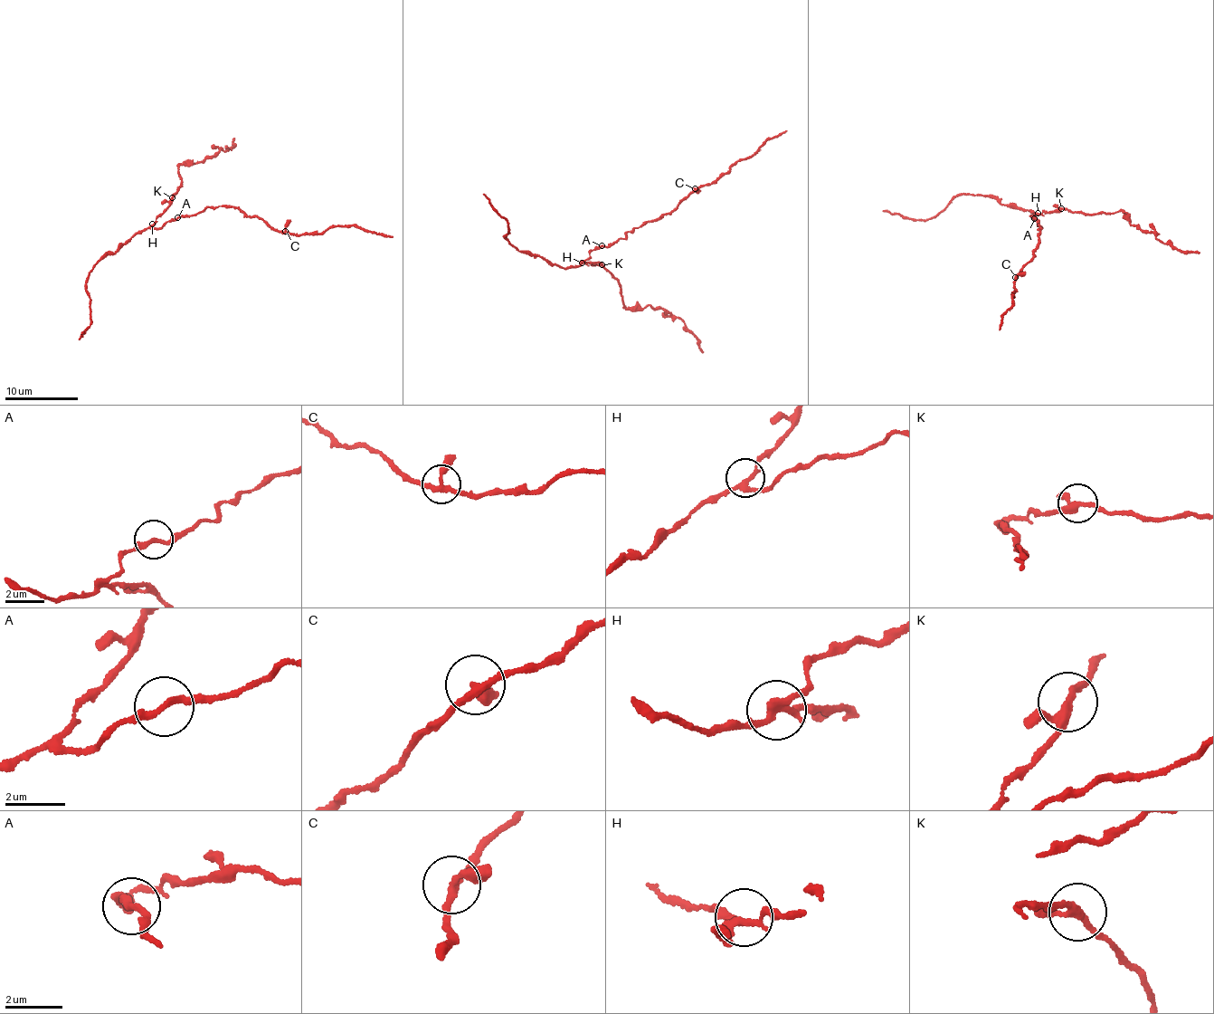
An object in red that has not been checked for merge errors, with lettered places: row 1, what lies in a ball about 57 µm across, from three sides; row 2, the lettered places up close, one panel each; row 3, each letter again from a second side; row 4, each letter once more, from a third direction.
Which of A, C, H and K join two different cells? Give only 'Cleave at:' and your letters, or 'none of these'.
Cleave at: none of these

